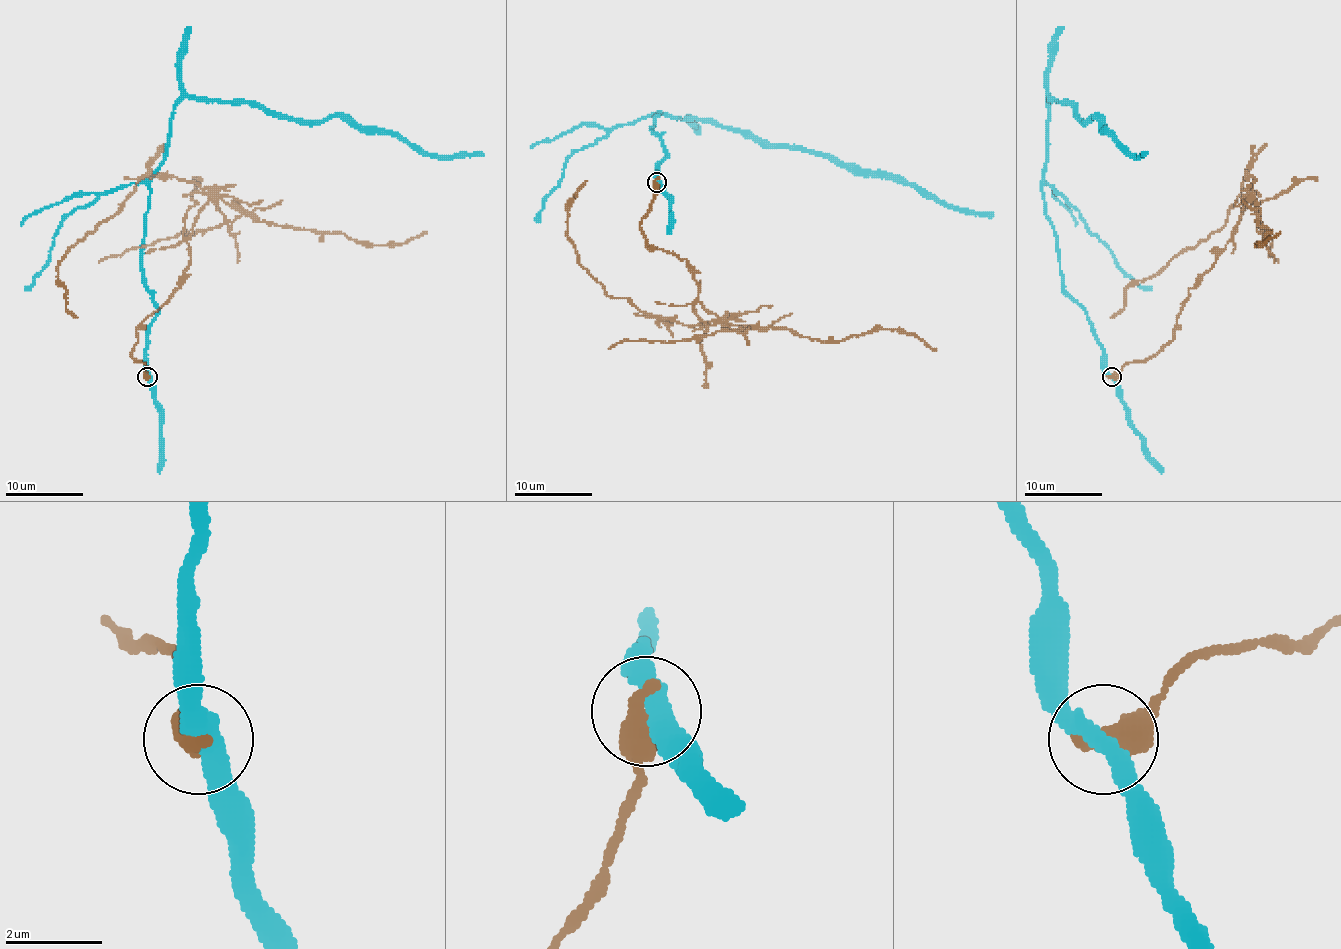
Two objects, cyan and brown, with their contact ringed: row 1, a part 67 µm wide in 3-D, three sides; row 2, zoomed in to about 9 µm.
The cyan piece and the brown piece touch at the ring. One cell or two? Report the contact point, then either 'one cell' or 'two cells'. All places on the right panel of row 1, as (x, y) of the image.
place (1112, 376); two cells

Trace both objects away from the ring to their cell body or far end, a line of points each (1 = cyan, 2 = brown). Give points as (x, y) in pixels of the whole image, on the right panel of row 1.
1: (1112, 376), (1085, 310), (1063, 288), (1044, 210), (1048, 97), (1083, 120), (1093, 116), (1130, 153), (1147, 151)
2: (1112, 376), (1173, 339), (1188, 290), (1227, 241), (1255, 177), (1241, 185), (1227, 222), (1134, 282), (1110, 317)

